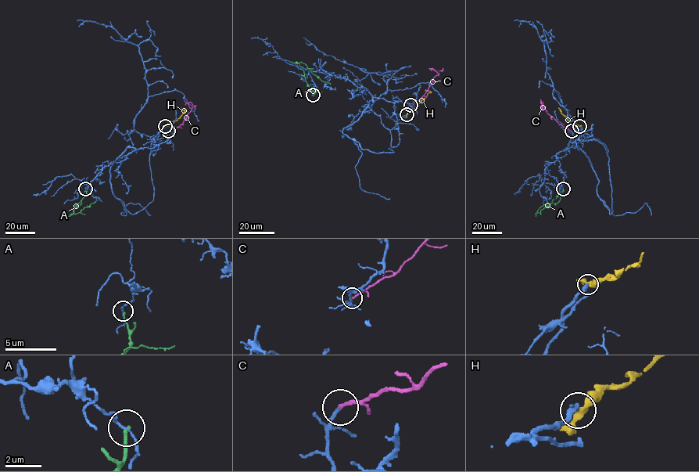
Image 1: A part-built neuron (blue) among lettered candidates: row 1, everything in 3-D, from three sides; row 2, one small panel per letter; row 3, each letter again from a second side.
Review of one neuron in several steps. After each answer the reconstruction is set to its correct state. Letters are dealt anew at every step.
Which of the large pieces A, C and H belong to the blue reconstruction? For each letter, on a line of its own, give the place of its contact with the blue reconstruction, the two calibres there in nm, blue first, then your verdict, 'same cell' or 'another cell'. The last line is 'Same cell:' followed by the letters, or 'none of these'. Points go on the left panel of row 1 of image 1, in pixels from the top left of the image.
A: contact (85, 189); calibres 100 and 160 nm; another cell
C: contact (168, 131); calibres 170 and 190 nm; same cell
H: contact (165, 126); calibres 360 and 320 nm; another cell
Same cell: C

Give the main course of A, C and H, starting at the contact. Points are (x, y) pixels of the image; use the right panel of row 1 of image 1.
A: (563, 189), (557, 203), (544, 204), (535, 214), (540, 213), (553, 199)
C: (571, 131), (549, 114), (543, 106), (543, 102), (543, 109), (540, 105)
H: (579, 126), (569, 120), (558, 108)

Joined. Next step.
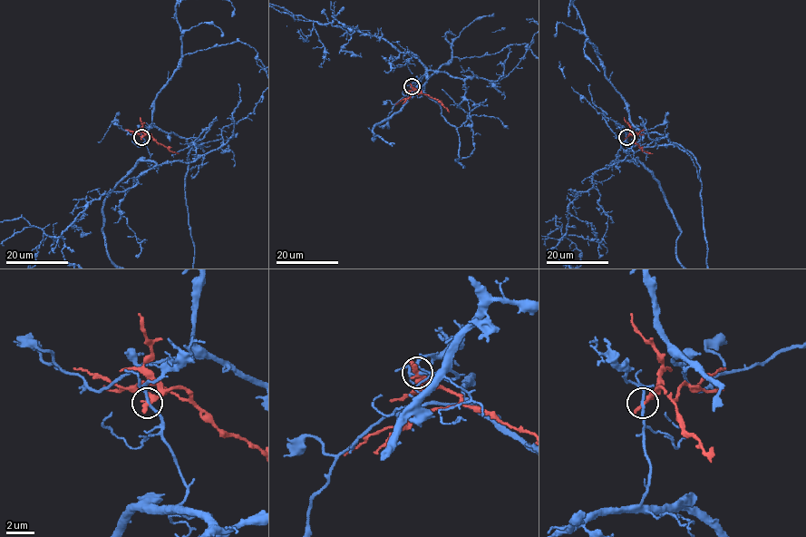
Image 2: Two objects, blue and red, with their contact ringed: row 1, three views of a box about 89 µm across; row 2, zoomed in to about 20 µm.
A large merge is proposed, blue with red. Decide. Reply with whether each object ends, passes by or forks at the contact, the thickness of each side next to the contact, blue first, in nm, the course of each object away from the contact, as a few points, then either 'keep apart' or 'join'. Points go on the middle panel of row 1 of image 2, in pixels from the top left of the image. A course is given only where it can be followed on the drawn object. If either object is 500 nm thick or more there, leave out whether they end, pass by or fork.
blue passes by; red ends; calibres 190 and 420 nm; course blue (412, 86), (447, 73), (479, 105), (454, 127), (422, 92), (451, 59), (446, 32); course red (412, 86), (437, 99), (449, 112); keep apart

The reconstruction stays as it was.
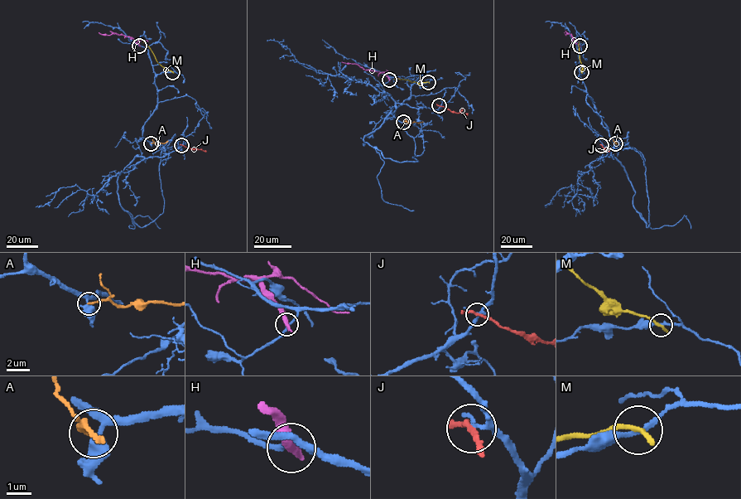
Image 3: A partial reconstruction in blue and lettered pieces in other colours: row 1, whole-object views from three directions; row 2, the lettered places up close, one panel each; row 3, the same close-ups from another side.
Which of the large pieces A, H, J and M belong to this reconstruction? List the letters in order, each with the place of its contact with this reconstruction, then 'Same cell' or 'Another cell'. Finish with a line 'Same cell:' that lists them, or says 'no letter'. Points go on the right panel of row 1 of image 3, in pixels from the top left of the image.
A: Touches blue at (615, 143). Another cell
H: Touches blue at (579, 46). Another cell
J: Touches blue at (601, 145). Another cell
M: Touches blue at (581, 72). Another cell
Same cell: no letter

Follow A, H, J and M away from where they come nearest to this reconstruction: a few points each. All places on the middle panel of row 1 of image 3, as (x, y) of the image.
A: (403, 123), (423, 122)
H: (389, 79), (384, 72), (364, 70), (358, 65), (341, 61)
J: (439, 105), (468, 115)
M: (428, 82), (393, 79)

